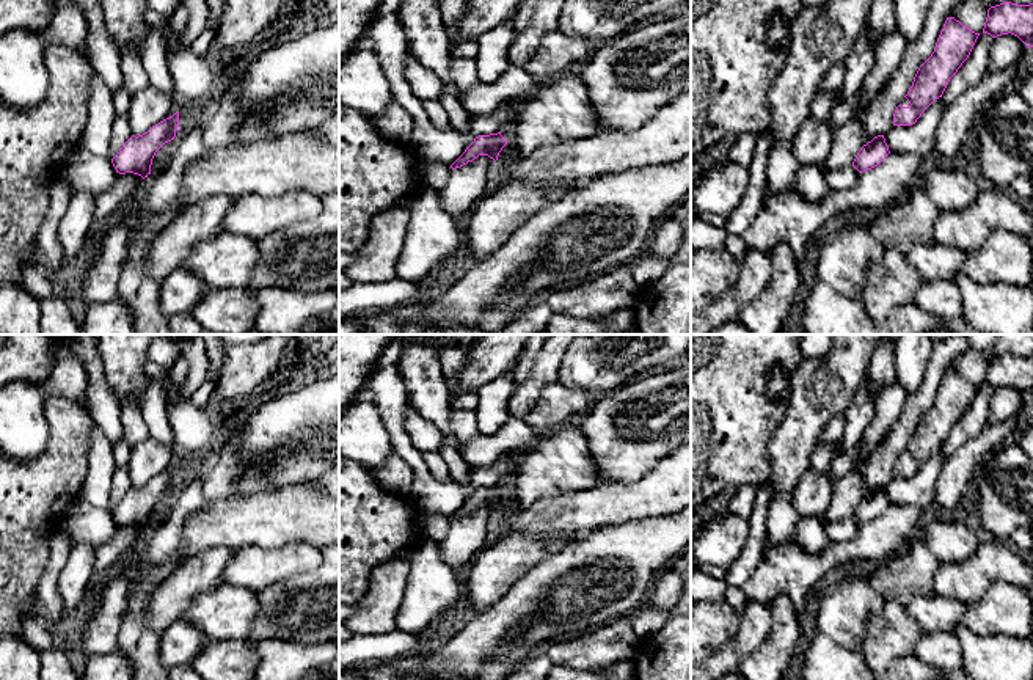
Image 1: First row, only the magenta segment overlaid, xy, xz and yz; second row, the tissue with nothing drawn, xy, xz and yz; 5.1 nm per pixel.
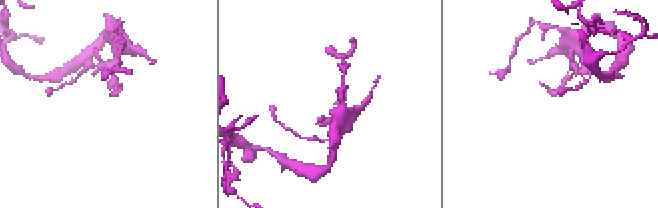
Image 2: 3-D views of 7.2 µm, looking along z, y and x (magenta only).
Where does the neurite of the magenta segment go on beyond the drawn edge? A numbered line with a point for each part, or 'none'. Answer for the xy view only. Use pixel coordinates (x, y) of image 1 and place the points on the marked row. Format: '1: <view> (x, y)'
none

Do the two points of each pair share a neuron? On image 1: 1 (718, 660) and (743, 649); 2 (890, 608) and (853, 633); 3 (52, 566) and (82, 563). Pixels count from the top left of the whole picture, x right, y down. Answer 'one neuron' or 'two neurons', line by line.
1: one neuron
2: two neurons
3: two neurons

